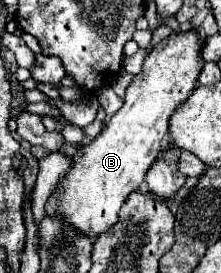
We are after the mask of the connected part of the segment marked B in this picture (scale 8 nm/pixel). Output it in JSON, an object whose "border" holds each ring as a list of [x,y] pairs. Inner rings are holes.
{"border":[[[194,30],[174,34],[162,40],[160,44],[156,44],[154,50],[146,56],[142,70],[132,78],[132,84],[126,88],[122,108],[110,120],[106,120],[102,132],[90,144],[82,146],[80,156],[74,160],[72,168],[68,170],[68,174],[62,178],[62,182],[56,186],[54,194],[50,196],[46,204],[46,212],[54,214],[58,210],[60,216],[66,222],[70,222],[70,226],[78,228],[86,236],[98,236],[100,232],[114,226],[114,222],[118,222],[118,210],[122,202],[128,198],[132,190],[140,188],[140,184],[144,182],[146,170],[152,166],[154,158],[162,150],[162,140],[168,134],[168,122],[174,108],[182,104],[196,88],[200,66],[202,66],[200,44],[198,44],[198,34]]]}

